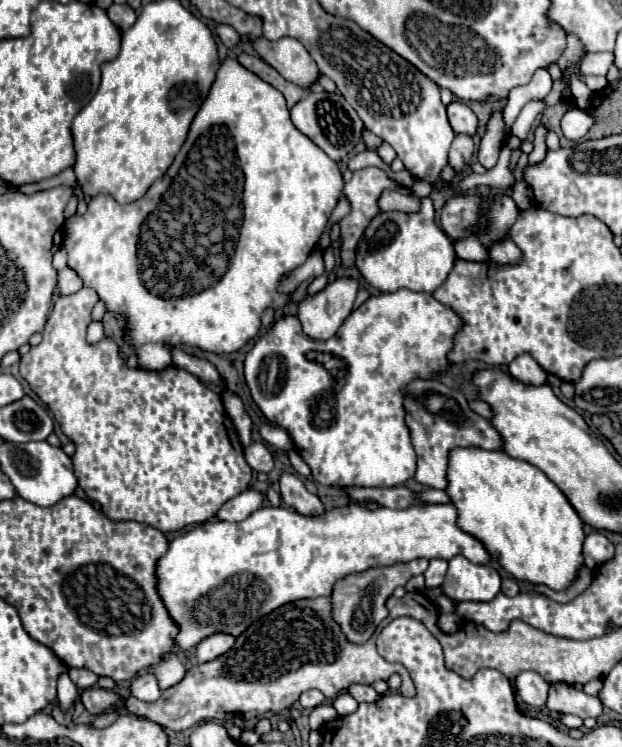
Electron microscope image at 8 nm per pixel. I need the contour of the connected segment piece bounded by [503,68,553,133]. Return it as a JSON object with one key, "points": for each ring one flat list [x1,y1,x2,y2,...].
{"points":[[537,70,537,74,533,74,531,82,519,88,513,88,509,92,509,98,506,99,503,120,505,122,505,133,511,133,512,117,508,117,508,113,512,113,512,106,520,108,520,102,529,102,529,100,539,100,545,98,551,92,551,74,549,70]]}

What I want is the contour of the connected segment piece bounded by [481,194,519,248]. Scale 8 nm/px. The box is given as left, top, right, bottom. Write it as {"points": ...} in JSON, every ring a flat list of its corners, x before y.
{"points":[[497,194,495,196,495,206,489,214,489,228,491,232,489,234,481,234,481,242,489,248,501,234,507,232,507,228,515,222,519,214,519,208,515,206,513,198,507,196,507,194]]}

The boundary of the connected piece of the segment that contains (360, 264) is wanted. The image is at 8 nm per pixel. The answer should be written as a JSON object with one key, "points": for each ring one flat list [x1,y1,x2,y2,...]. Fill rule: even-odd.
{"points":[[423,198,421,210,417,214,403,214,403,212,381,212,371,220,371,224,365,228,363,238,357,244,357,268,361,276,379,292,397,292,399,288,409,288,417,292,433,292,445,278,449,276,449,270,453,270,455,262,455,250,453,244,447,240,447,236,441,232,441,228,433,222,433,200]]}

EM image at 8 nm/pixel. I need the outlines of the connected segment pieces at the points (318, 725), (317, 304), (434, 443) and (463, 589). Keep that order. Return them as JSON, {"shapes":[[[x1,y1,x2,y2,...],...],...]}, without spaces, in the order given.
{"shapes":[[[319,704,315,708,315,730,321,730,327,722,337,720,337,718,339,718,339,714,331,704]],[[339,278,315,296,307,296,297,312,303,332,311,340,329,340,353,312,357,290,353,278]],[[415,378,409,382,405,388,403,396,403,406,405,406,405,424,411,434,413,448,417,452,417,472,415,480,419,484,425,484,429,488,439,488,445,490,447,480,447,454,455,446,479,446,485,450,501,450,501,436,497,434,491,424,477,416,469,406,467,400,461,392,447,388,445,384,437,380,423,380]],[[465,556,449,560,449,570,443,582,443,594,453,600,489,602,501,590,501,578,495,568,473,564]]]}

